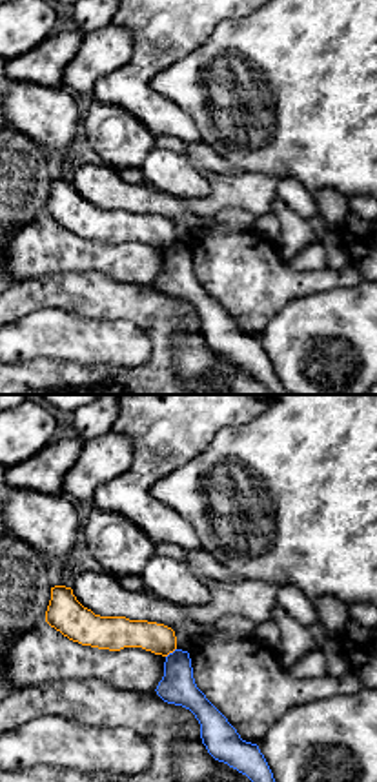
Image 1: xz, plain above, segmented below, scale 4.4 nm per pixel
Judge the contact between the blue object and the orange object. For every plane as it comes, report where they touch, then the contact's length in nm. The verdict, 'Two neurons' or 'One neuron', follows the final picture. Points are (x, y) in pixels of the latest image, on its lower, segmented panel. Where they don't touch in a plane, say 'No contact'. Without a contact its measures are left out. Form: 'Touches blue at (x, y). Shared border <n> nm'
Touches blue at (170, 653). Shared border 60 nm

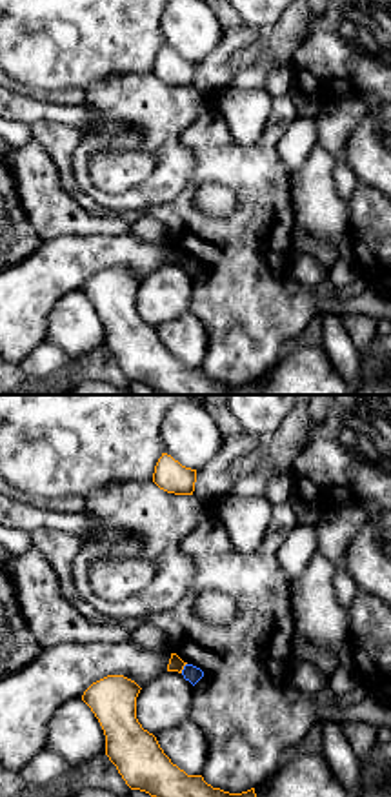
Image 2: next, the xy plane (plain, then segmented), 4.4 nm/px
Touches blue at (184, 668). Shared border 50 nm

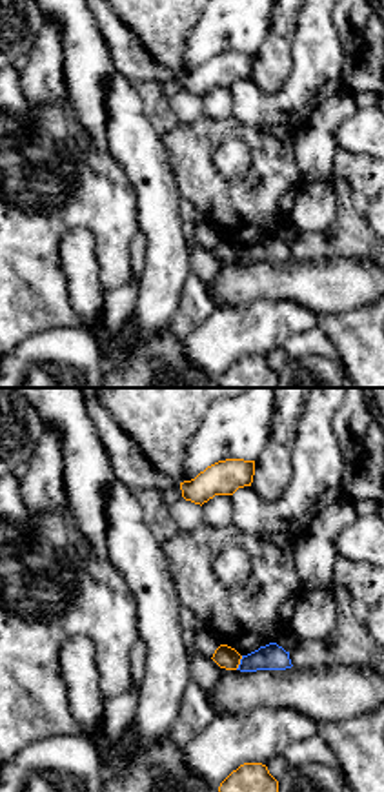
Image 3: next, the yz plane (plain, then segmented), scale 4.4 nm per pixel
Touches blue at (241, 663). Shared border 70 nm

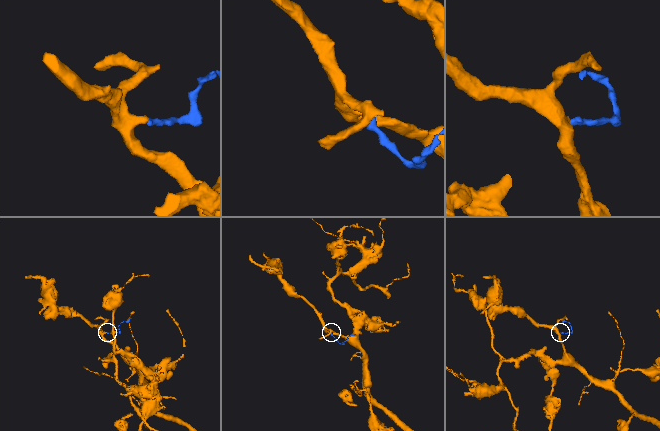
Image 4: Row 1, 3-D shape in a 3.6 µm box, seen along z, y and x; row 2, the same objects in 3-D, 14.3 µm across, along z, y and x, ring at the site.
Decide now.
One neuron

